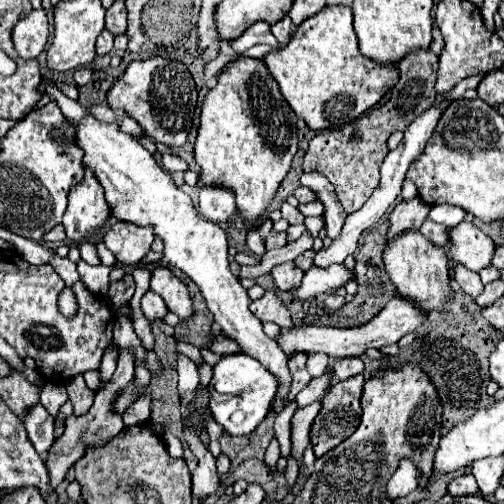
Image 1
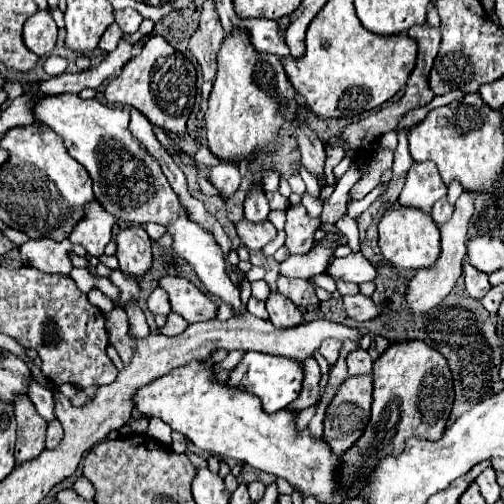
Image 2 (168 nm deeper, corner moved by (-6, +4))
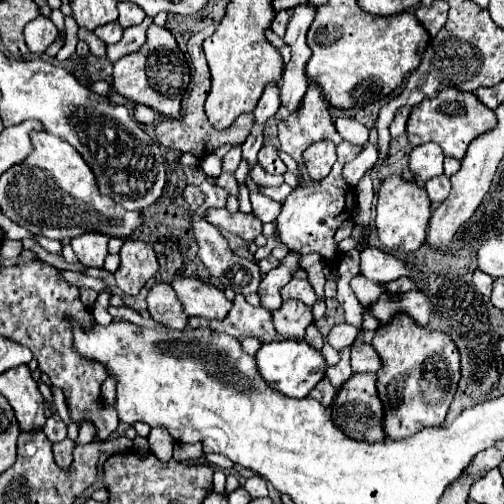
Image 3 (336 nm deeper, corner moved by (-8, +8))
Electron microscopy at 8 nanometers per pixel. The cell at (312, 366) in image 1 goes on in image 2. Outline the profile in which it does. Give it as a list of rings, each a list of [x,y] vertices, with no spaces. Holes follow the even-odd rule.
[[[326,340],[326,342],[322,342],[322,346],[320,346],[320,354],[326,358],[326,362],[330,364],[330,366],[334,366],[336,364],[336,360],[338,360],[338,352],[340,352],[340,342],[338,340]]]

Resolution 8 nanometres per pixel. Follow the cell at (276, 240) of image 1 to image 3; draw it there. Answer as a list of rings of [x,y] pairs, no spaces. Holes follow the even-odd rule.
[[[208,208],[204,212],[204,218],[210,224],[216,224],[218,228],[224,228],[228,232],[238,234],[242,240],[254,240],[258,234],[262,234],[262,222],[252,216],[252,214],[242,214],[242,212],[228,212],[226,208],[216,210],[216,208]]]

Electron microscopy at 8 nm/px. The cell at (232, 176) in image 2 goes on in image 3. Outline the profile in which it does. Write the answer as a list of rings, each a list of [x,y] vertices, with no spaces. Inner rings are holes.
[[[234,146],[226,156],[224,156],[224,170],[228,172],[234,172],[238,168],[238,162],[242,158],[242,152],[240,152],[240,146]]]

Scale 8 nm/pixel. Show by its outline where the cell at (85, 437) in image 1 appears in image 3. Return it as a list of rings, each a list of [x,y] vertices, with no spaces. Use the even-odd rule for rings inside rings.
[[[126,240],[120,248],[120,268],[116,270],[116,286],[124,294],[136,296],[146,280],[158,270],[158,260],[150,244],[140,240]]]

